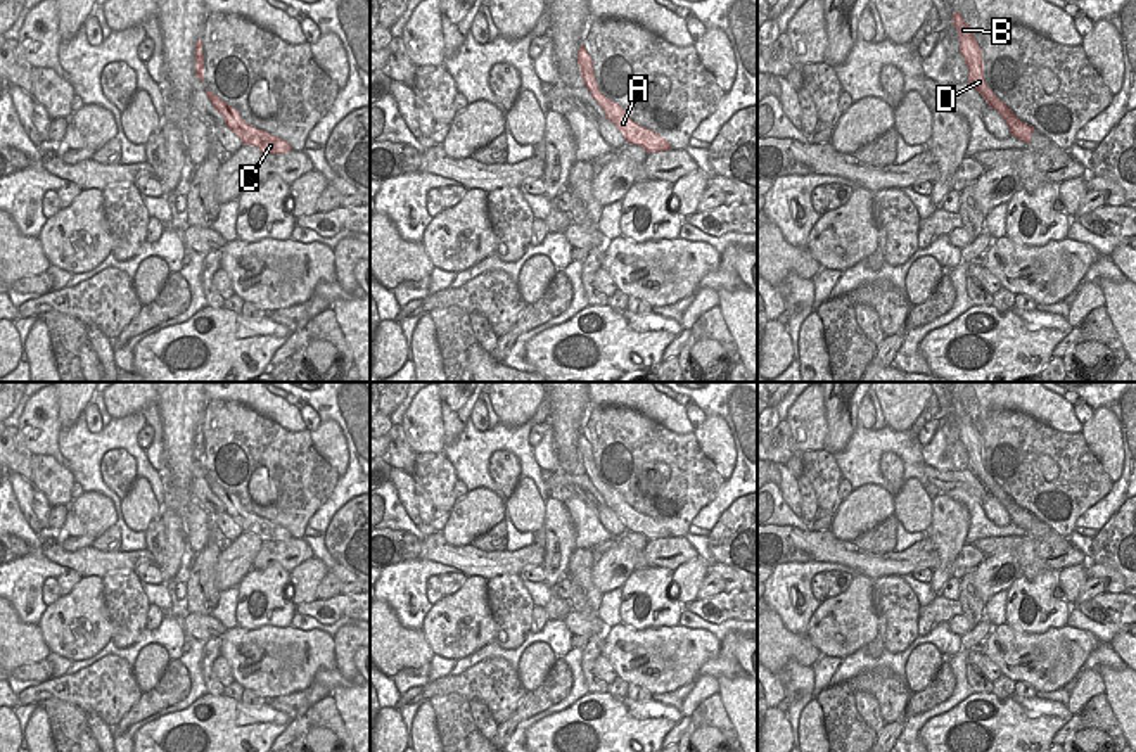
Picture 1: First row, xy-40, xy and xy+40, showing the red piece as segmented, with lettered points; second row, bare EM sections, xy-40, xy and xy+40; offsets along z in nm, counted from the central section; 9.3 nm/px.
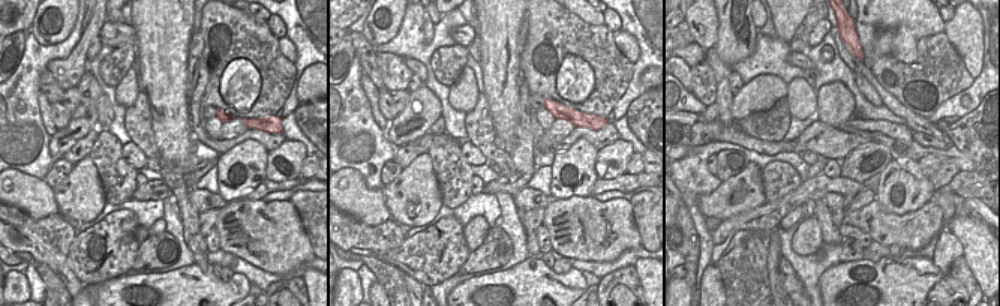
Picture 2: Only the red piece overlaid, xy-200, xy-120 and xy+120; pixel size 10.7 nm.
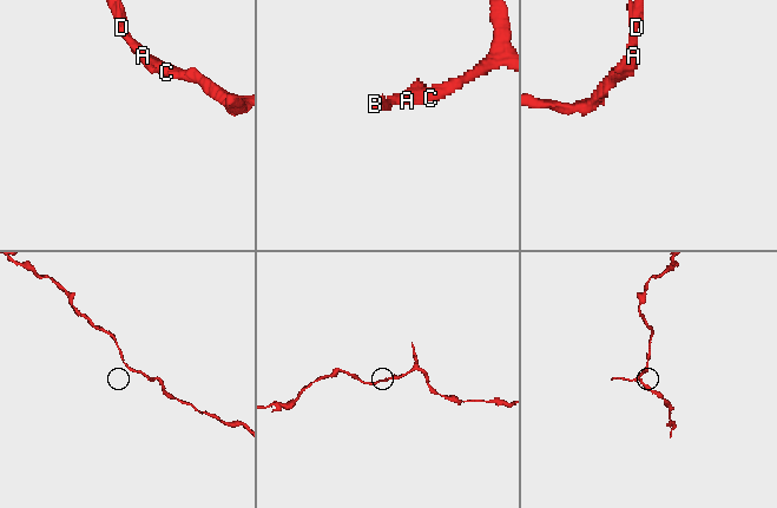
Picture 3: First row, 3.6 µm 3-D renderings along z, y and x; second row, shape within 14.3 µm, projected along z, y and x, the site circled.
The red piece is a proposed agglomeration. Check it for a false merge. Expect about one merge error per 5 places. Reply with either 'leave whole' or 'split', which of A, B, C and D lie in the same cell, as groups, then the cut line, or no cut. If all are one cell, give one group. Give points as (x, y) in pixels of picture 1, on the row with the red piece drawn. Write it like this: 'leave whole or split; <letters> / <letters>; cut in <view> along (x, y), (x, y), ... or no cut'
leave whole; A B C D; no cut

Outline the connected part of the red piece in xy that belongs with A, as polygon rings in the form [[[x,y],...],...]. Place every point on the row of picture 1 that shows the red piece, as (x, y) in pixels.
[[[583,43],[578,50],[578,64],[581,69],[581,78],[584,81],[584,86],[590,90],[591,97],[598,102],[598,105],[603,109],[605,118],[617,126],[617,130],[622,133],[628,143],[640,145],[648,154],[671,150],[671,145],[666,138],[662,138],[659,133],[648,128],[636,124],[631,118],[626,116],[624,109],[619,104],[607,99],[600,92],[593,73],[591,55],[583,47]]]

